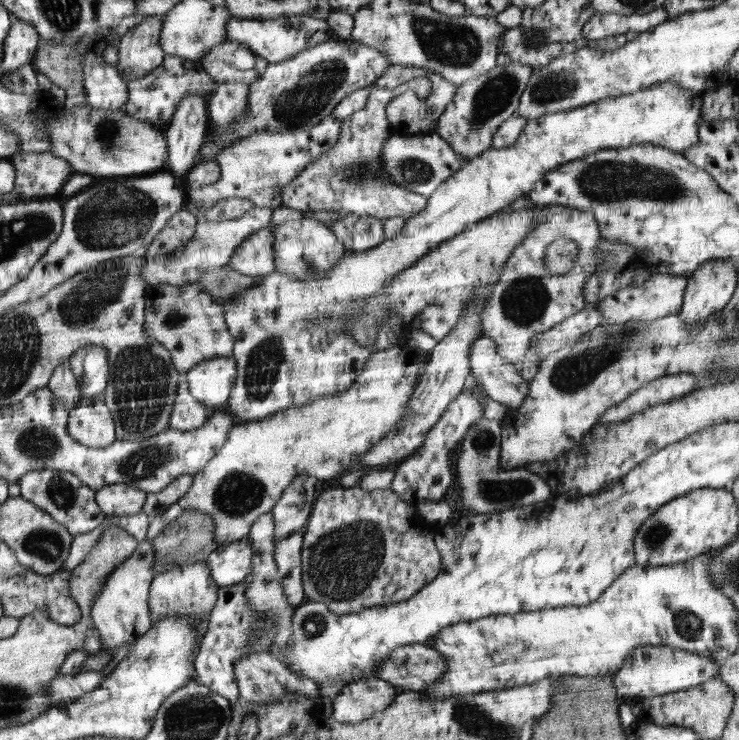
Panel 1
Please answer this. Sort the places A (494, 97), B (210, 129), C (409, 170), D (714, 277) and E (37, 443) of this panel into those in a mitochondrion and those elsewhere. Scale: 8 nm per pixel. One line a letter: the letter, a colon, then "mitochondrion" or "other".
A: mitochondrion
B: other
C: mitochondrion
D: other
E: mitochondrion

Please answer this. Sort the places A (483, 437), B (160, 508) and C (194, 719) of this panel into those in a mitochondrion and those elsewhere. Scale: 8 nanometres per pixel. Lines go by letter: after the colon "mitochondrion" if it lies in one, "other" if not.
A: mitochondrion
B: other
C: mitochondrion

